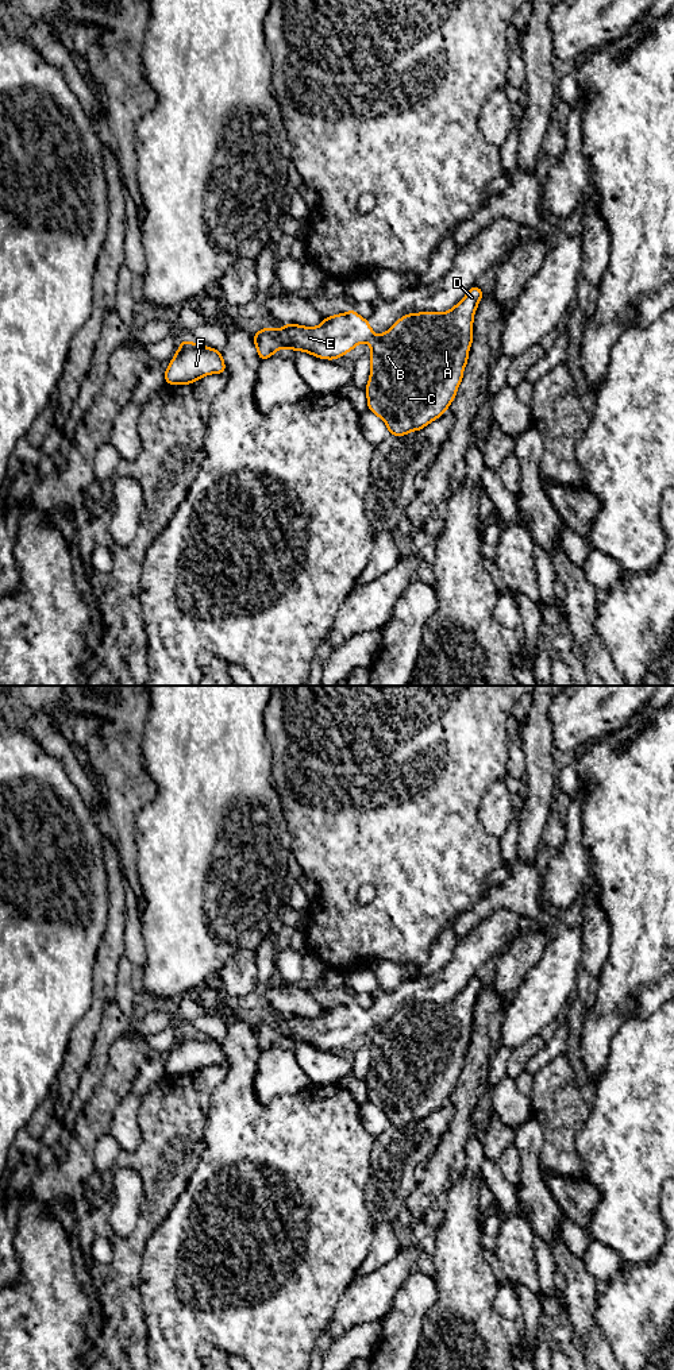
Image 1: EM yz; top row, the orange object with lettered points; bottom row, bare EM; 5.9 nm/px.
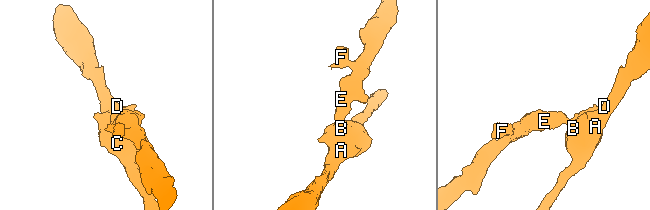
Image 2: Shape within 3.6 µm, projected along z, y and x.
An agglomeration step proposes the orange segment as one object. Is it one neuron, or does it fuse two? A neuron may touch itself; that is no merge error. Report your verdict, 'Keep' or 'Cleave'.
Cleave

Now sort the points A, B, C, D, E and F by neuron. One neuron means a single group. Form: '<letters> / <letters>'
A B C D / E F

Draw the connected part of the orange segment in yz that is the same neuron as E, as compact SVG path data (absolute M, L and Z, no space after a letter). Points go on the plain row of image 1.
M353 1000L342 1006L324 1007L319 1018L286 1015L281 1020L261 1019L253 1026L261 1051L266 1051L281 1039L305 1042L320 1050L335 1051L359 1034L370 1034L373 1030L374 1023L369 1012Z

